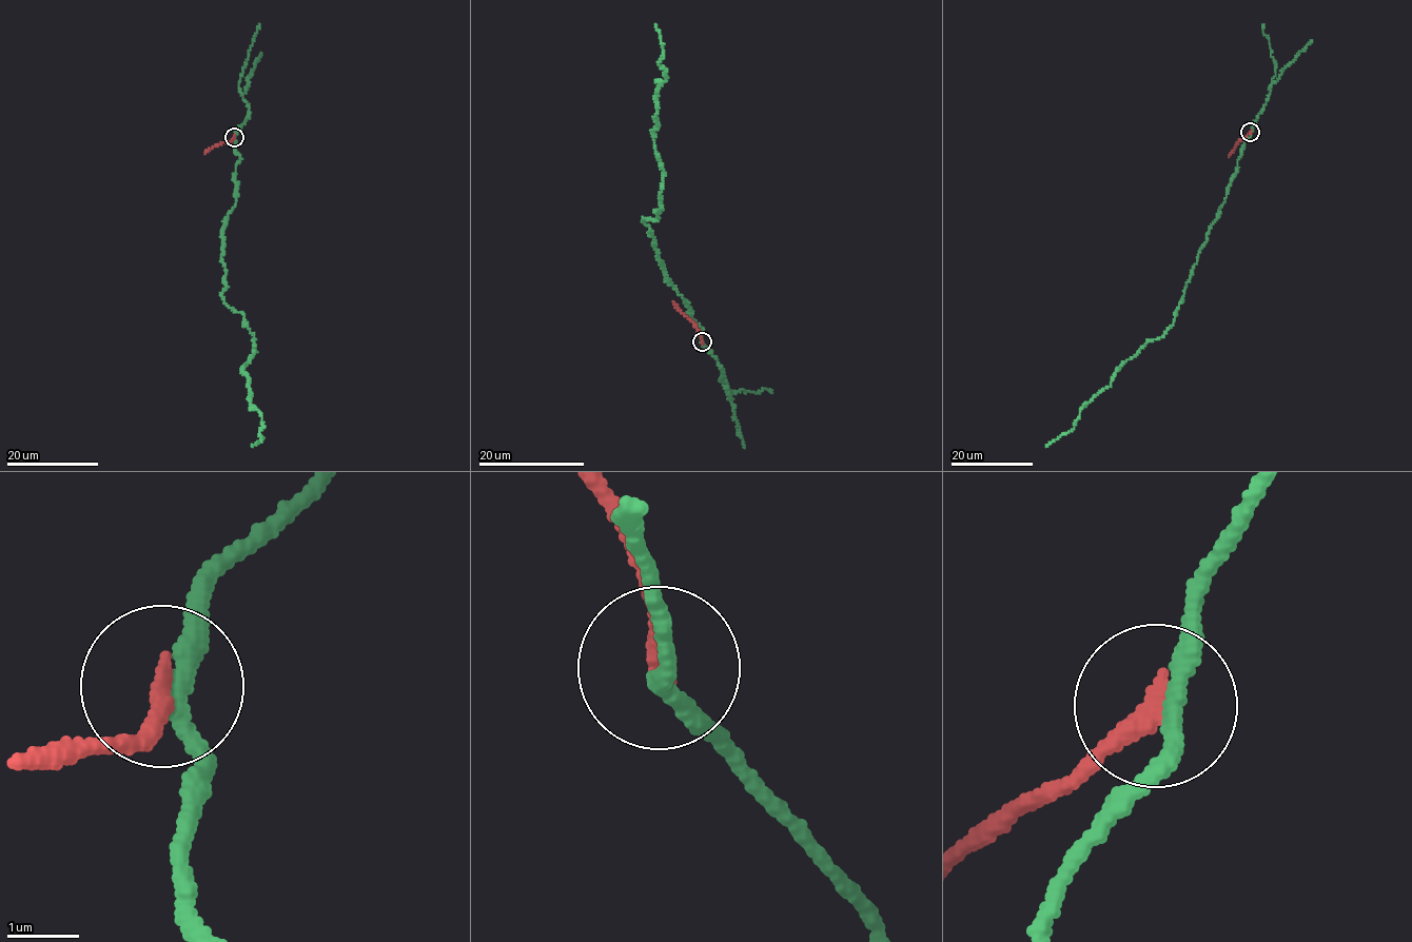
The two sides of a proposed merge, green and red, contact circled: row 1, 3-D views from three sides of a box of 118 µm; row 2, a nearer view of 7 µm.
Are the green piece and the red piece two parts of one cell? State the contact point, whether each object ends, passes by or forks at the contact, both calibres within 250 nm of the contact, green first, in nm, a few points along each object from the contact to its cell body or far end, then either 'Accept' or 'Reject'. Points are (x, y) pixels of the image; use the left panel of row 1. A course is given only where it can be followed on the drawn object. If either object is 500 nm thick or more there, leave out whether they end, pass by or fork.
Place: (234, 137). At the ring green passes by. At the ring red ends. Thickness 240 nm (green) against 280 nm. Course of green: (234, 137), (240, 160), (222, 235), (221, 297), (254, 337), (241, 369), (263, 427), (251, 446). Course of red: (233, 136), (204, 154). Reject

